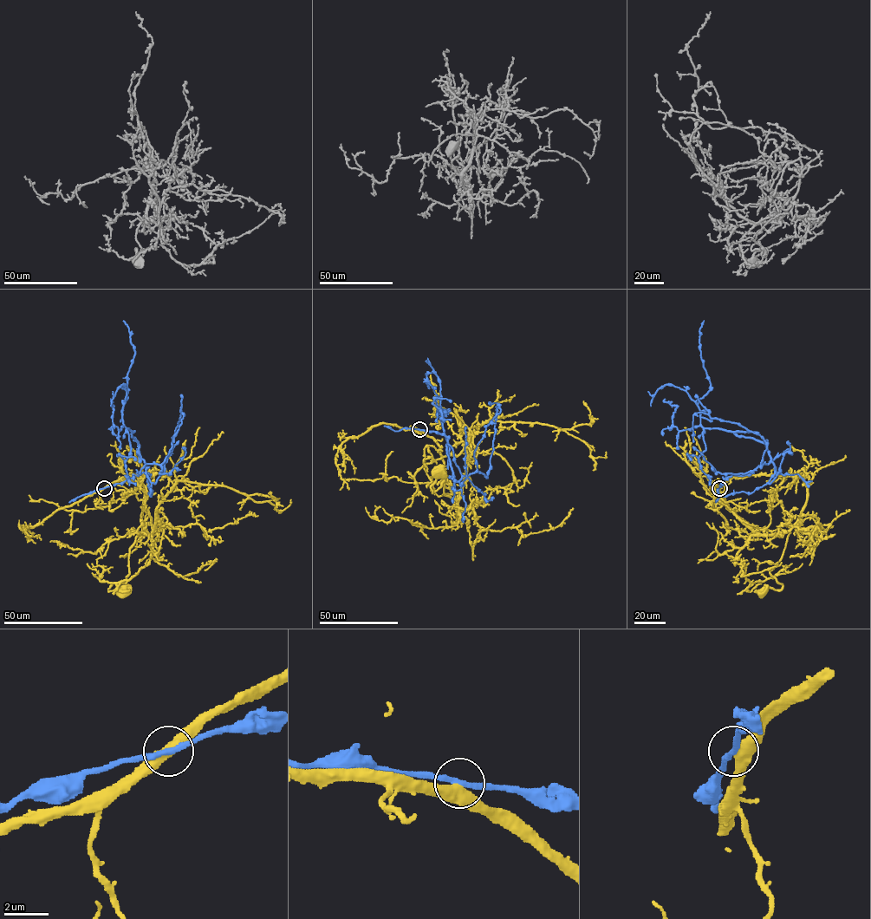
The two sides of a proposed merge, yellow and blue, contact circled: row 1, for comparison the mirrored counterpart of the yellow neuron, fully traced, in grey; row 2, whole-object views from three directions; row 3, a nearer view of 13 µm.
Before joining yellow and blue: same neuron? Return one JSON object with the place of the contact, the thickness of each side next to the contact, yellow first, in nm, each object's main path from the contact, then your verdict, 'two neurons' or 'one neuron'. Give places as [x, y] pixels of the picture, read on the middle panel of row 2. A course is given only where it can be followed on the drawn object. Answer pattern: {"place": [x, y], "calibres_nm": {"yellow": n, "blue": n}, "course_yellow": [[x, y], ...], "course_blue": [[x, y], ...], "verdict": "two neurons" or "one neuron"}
{"place": [419, 429], "calibres_nm": {"yellow": 480, "blue": 240}, "course_yellow": [[419, 429], [439, 446], [459, 518], [457, 500], [444, 492], [444, 480], [432, 492], [431, 485], [438, 474]], "course_blue": [[419, 429], [447, 438], [459, 480], [437, 410], [440, 406], [443, 421], [450, 411], [438, 413]], "verdict": "one neuron"}

